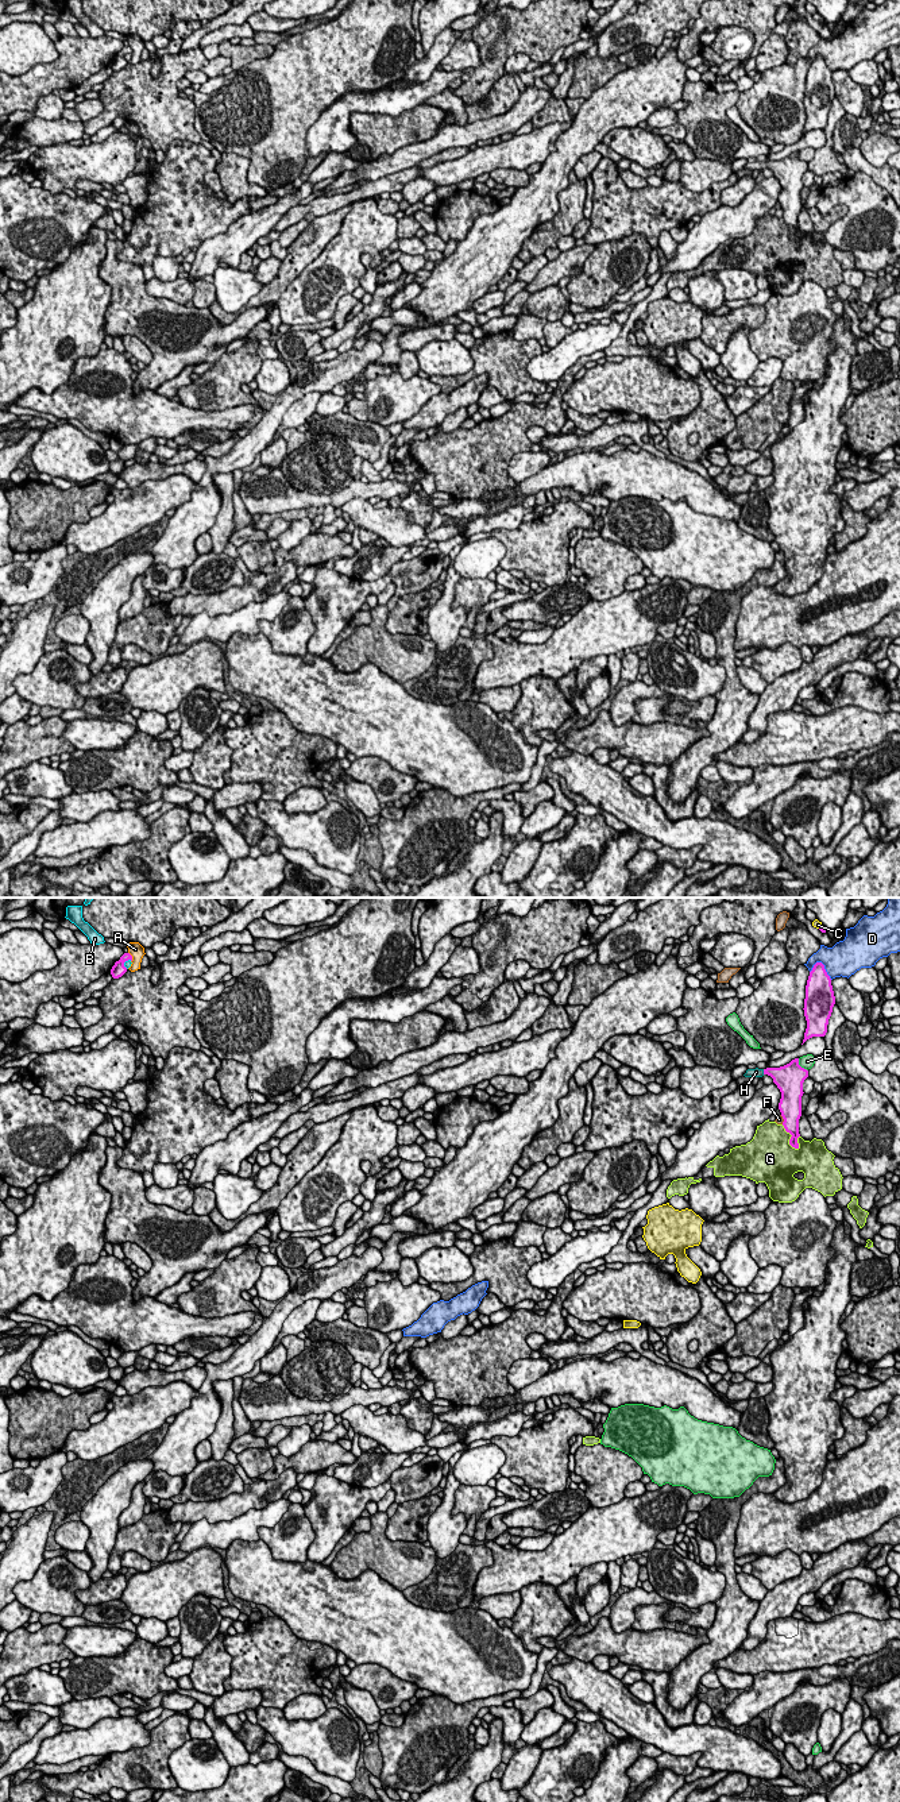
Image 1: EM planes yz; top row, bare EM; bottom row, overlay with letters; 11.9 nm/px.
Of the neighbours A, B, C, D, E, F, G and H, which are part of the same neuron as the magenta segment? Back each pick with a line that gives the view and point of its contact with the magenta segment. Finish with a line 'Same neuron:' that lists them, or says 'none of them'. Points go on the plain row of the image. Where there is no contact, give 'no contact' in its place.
H: yz (764, 165)
Same neuron: H

